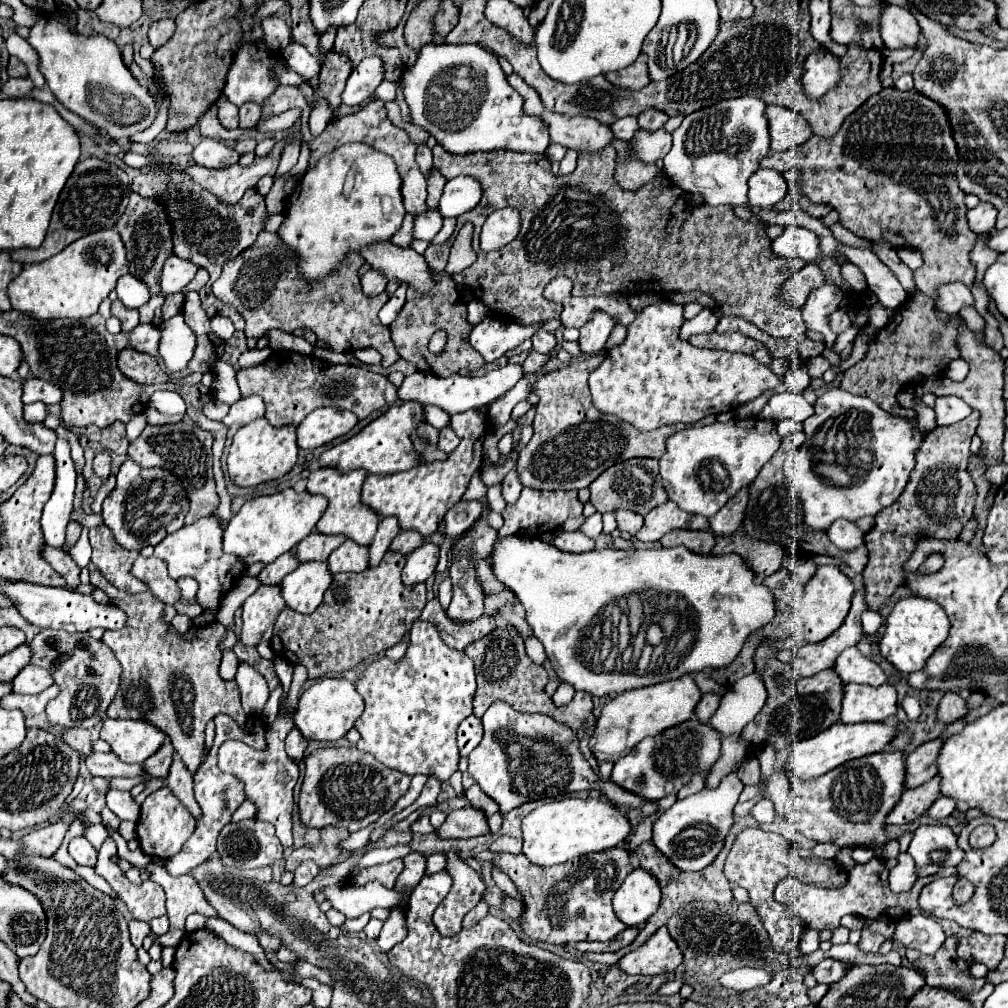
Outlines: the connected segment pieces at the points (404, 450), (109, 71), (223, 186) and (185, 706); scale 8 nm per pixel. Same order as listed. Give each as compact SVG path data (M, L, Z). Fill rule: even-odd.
M418 402L394 404L382 416L372 420L366 428L362 428L358 434L354 434L346 442L324 450L318 458L318 462L320 462L322 468L336 468L342 474L358 470L358 468L366 470L368 476L372 476L372 474L386 476L386 474L396 474L396 472L410 470L418 464L418 454L414 452L412 442L410 442L410 432L422 420L424 420L422 404L418 404Z
M40 18L30 28L28 44L38 52L40 72L62 106L106 130L110 138L134 136L154 122L156 100L148 88L142 88L138 80L134 80L122 62L118 46L106 36L72 34L68 26L58 20Z
M298 132L296 136L292 136L288 140L284 138L284 140L276 142L274 150L266 158L254 158L254 162L246 168L240 164L234 164L234 166L220 168L220 170L208 170L202 166L188 166L186 170L196 182L200 182L206 190L216 194L220 200L224 200L228 204L236 204L242 198L242 194L248 188L254 188L262 176L276 174L280 152L282 152L284 144L294 138L302 138L302 134Z
M92 562L88 564L88 570L90 584L104 590L110 598L110 604L120 606L128 616L128 624L124 624L122 630L108 630L102 636L102 642L110 646L122 664L120 692L116 692L106 716L124 720L148 720L170 738L186 768L196 774L200 756L204 754L206 722L222 712L240 724L246 720L240 704L238 684L234 680L224 682L218 674L222 662L222 650L218 644L224 638L226 628L220 622L212 622L206 626L192 626L186 634L180 634L170 622L164 620L164 604L150 592L120 592L108 584L104 576L100 576Z

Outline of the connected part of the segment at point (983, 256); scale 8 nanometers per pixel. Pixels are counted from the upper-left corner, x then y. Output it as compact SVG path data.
M984 234L984 236L978 236L978 242L976 242L976 246L974 246L974 250L970 254L972 254L972 264L976 266L976 280L982 282L986 266L990 266L992 260L996 260L1000 256L1000 252L990 250L986 246L986 234Z

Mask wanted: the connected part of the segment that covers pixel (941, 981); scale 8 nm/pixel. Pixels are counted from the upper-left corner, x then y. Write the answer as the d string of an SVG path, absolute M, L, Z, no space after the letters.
M946 940L934 956L924 956L916 950L906 950L912 968L924 972L924 980L934 988L956 988L958 994L978 992L986 982L970 974L970 966L958 958L956 942Z

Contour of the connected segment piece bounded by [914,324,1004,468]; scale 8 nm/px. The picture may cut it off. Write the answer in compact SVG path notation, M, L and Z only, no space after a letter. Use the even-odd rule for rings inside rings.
M964 324L964 328L960 328L960 336L958 336L958 348L962 352L962 358L970 364L970 372L962 382L954 382L947 377L941 379L924 380L924 384L920 384L914 392L918 394L918 398L924 392L934 392L936 396L944 396L944 394L954 394L960 396L966 404L970 404L972 410L980 412L980 422L976 428L976 436L982 440L982 458L980 458L980 466L988 468L994 464L1002 462L1002 436L1004 436L1004 398L1002 398L1002 378L1004 378L1004 360L1000 358L998 352L994 352L992 348L988 348L986 344L980 344L974 336L972 330L968 330L968 326Z

